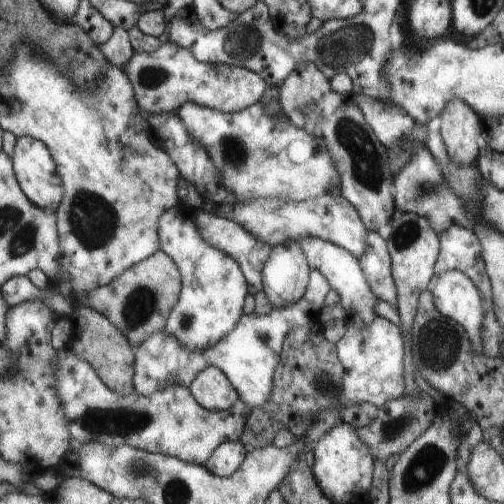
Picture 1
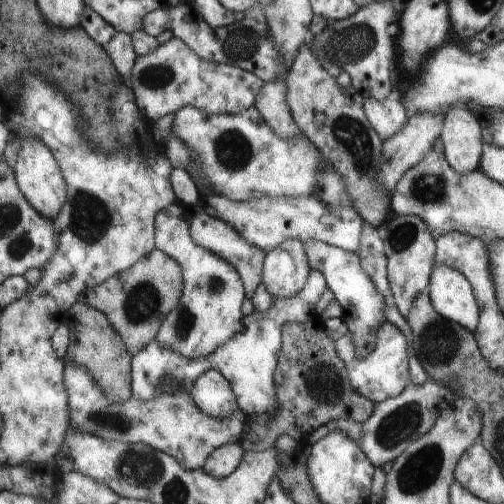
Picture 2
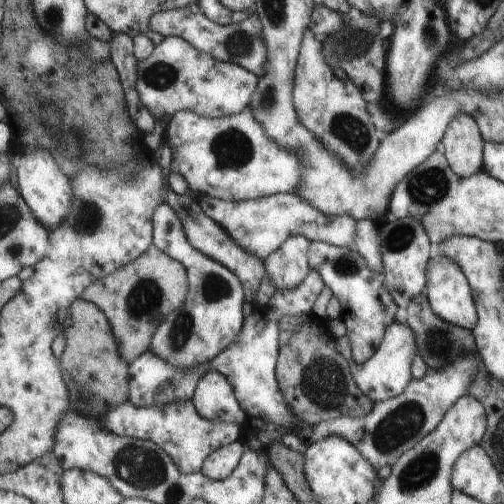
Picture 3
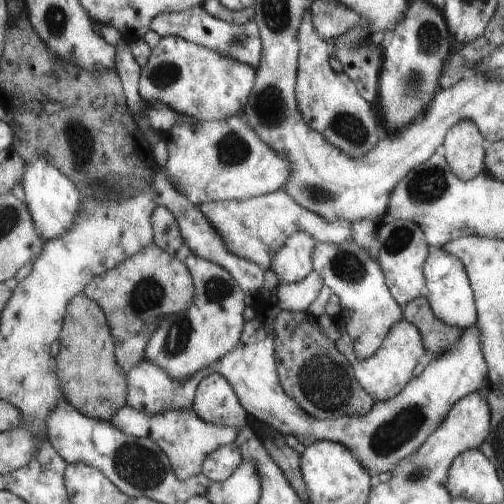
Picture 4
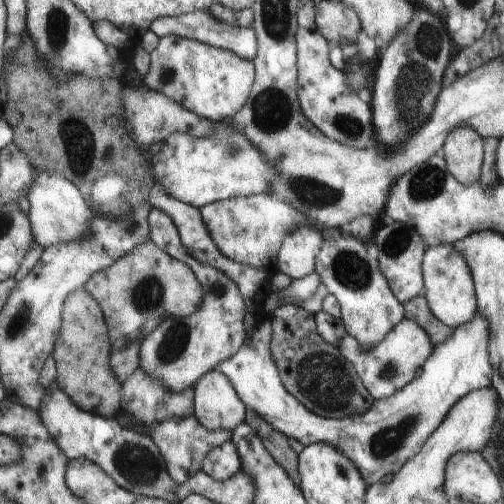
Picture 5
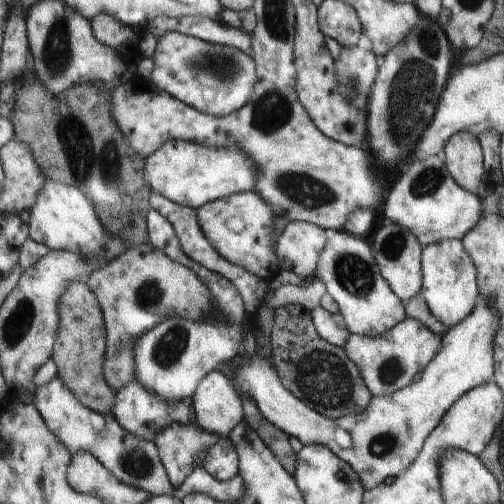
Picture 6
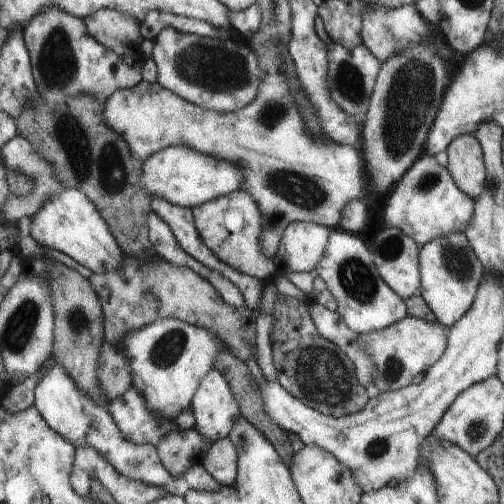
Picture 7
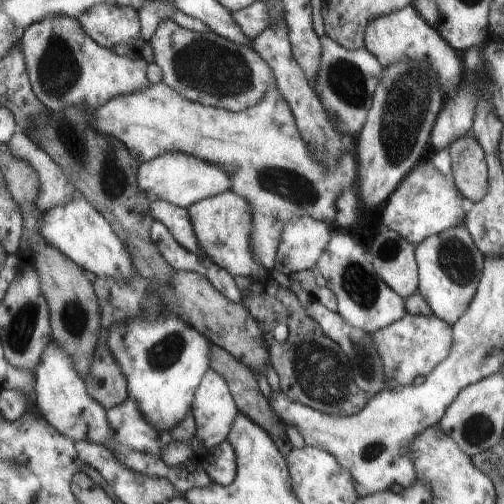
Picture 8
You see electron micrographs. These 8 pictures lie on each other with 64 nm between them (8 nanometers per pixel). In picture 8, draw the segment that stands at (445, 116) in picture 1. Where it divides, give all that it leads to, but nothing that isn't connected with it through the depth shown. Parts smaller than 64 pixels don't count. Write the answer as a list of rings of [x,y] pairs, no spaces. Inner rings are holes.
[[[467,134],[465,138],[459,138],[449,146],[449,154],[451,154],[451,170],[457,190],[469,204],[477,204],[489,190],[489,166],[485,162],[485,150],[481,148],[479,140],[473,134]]]

